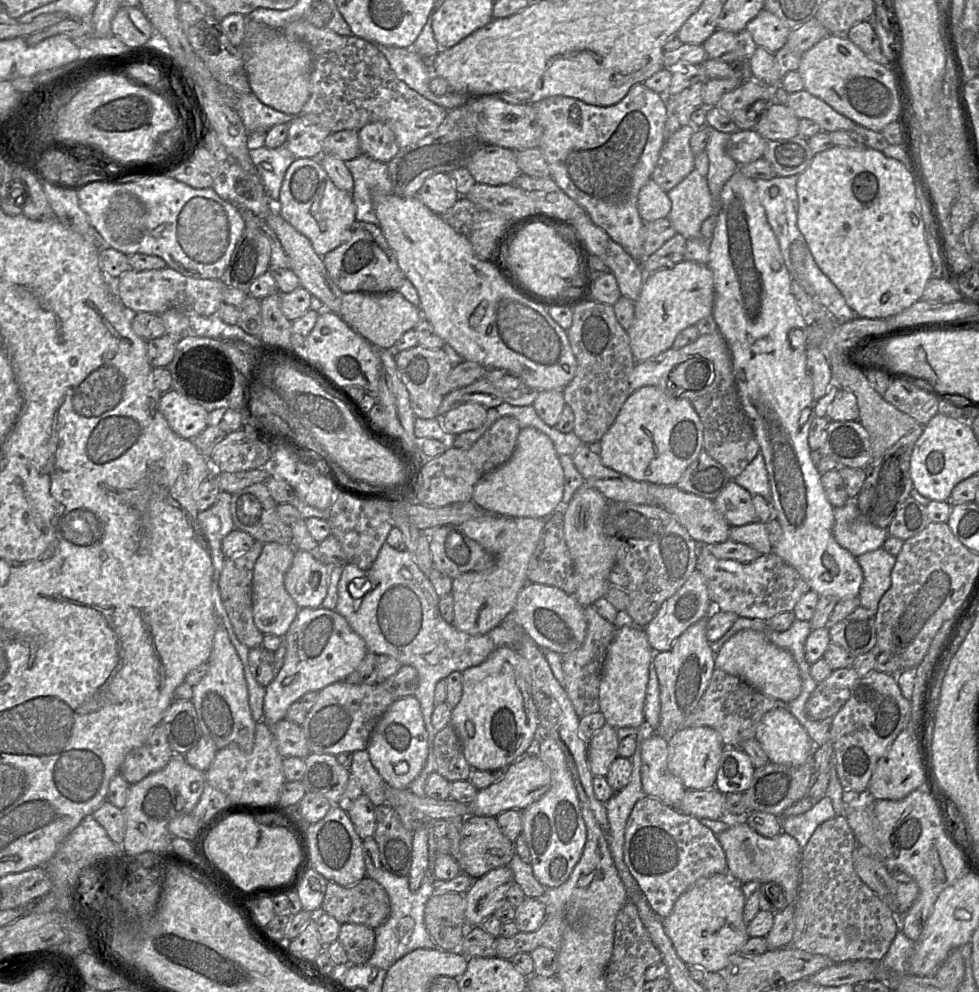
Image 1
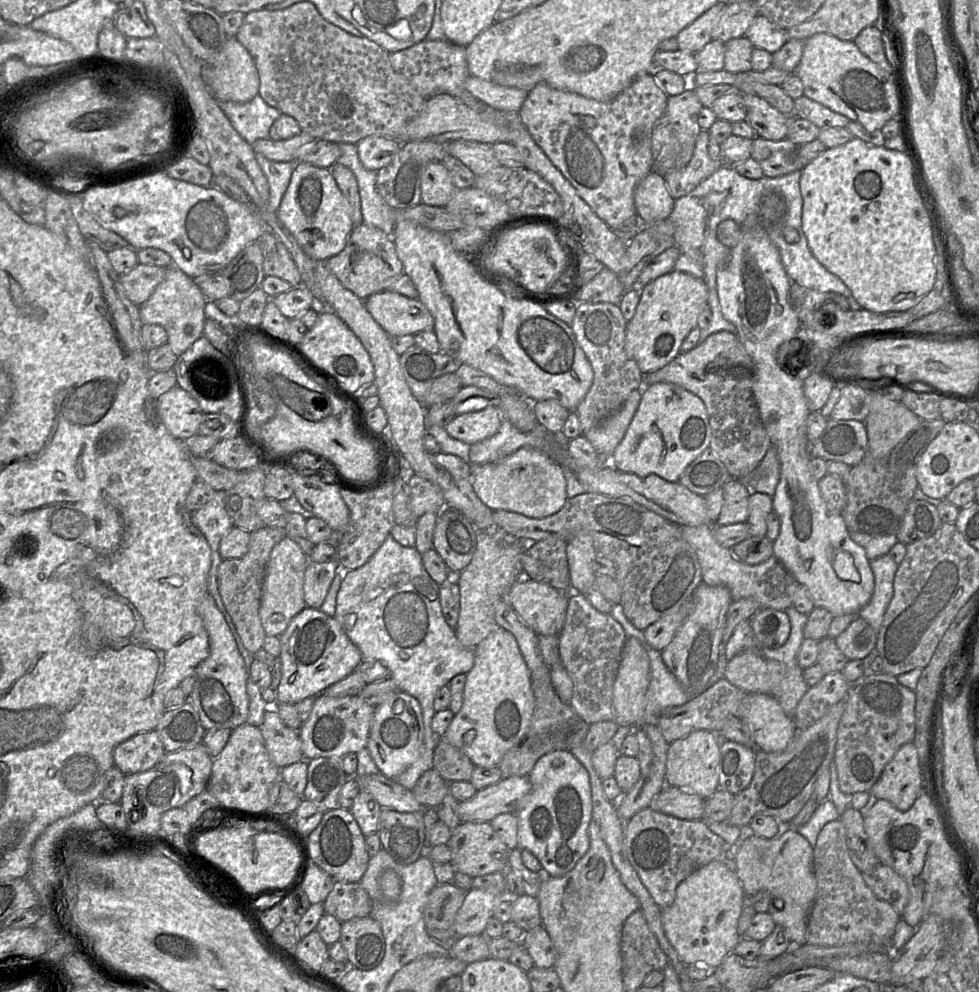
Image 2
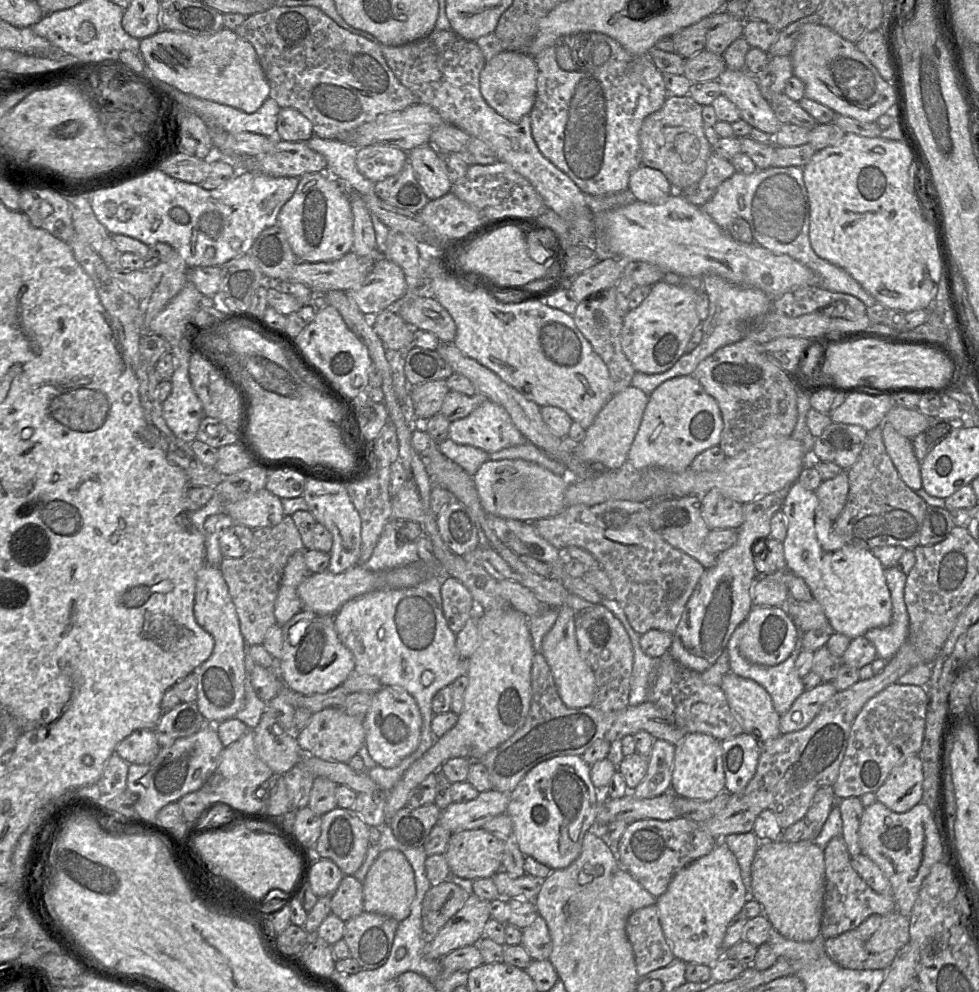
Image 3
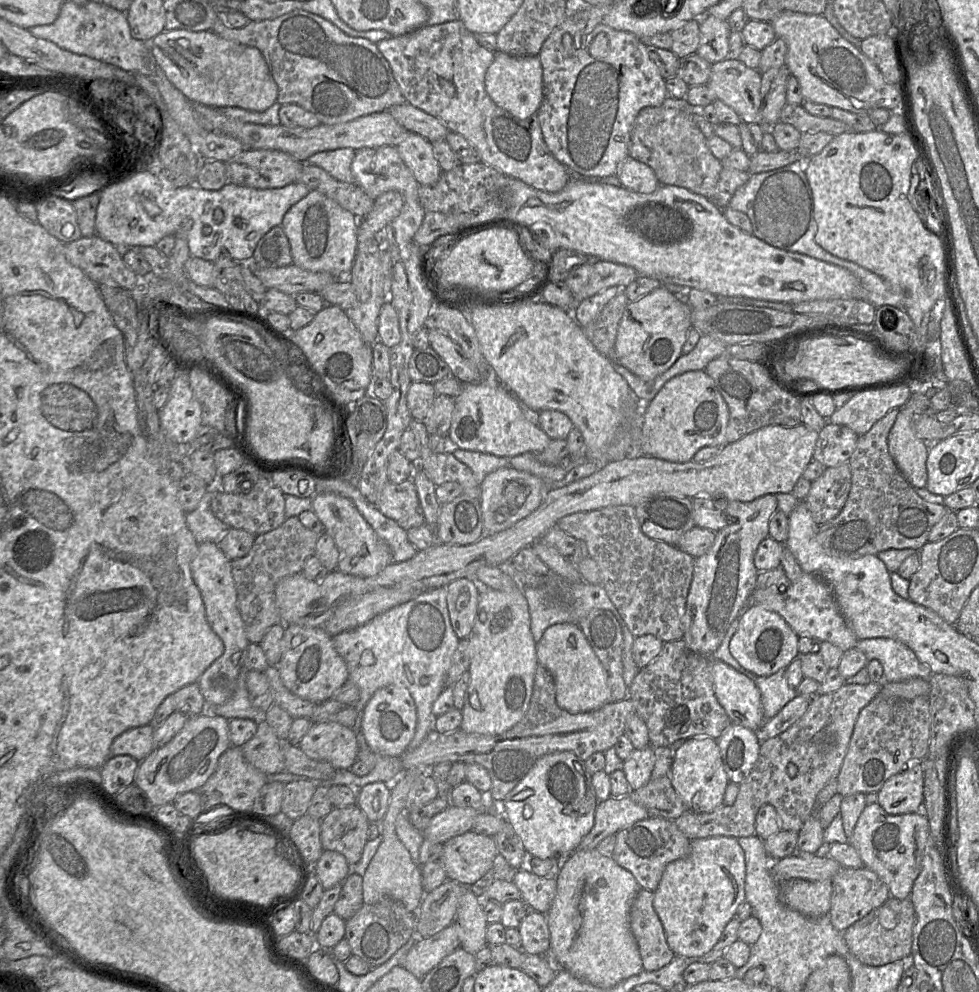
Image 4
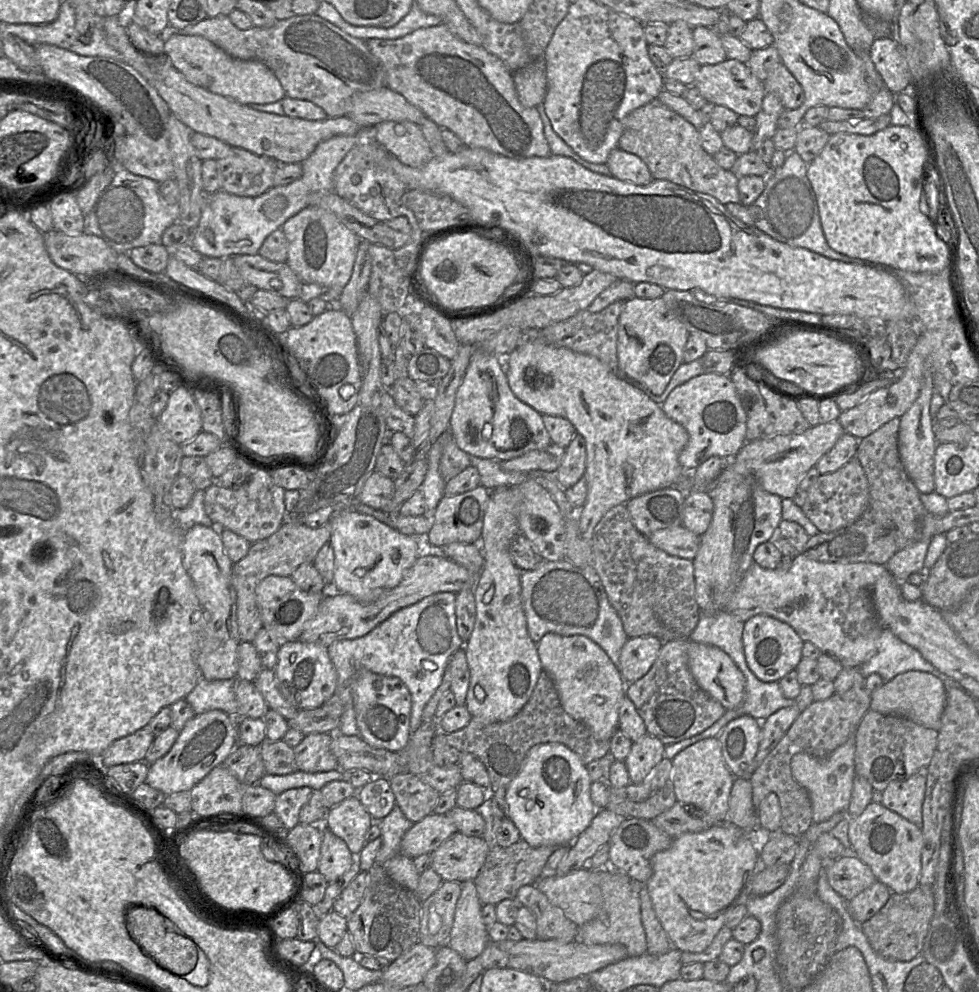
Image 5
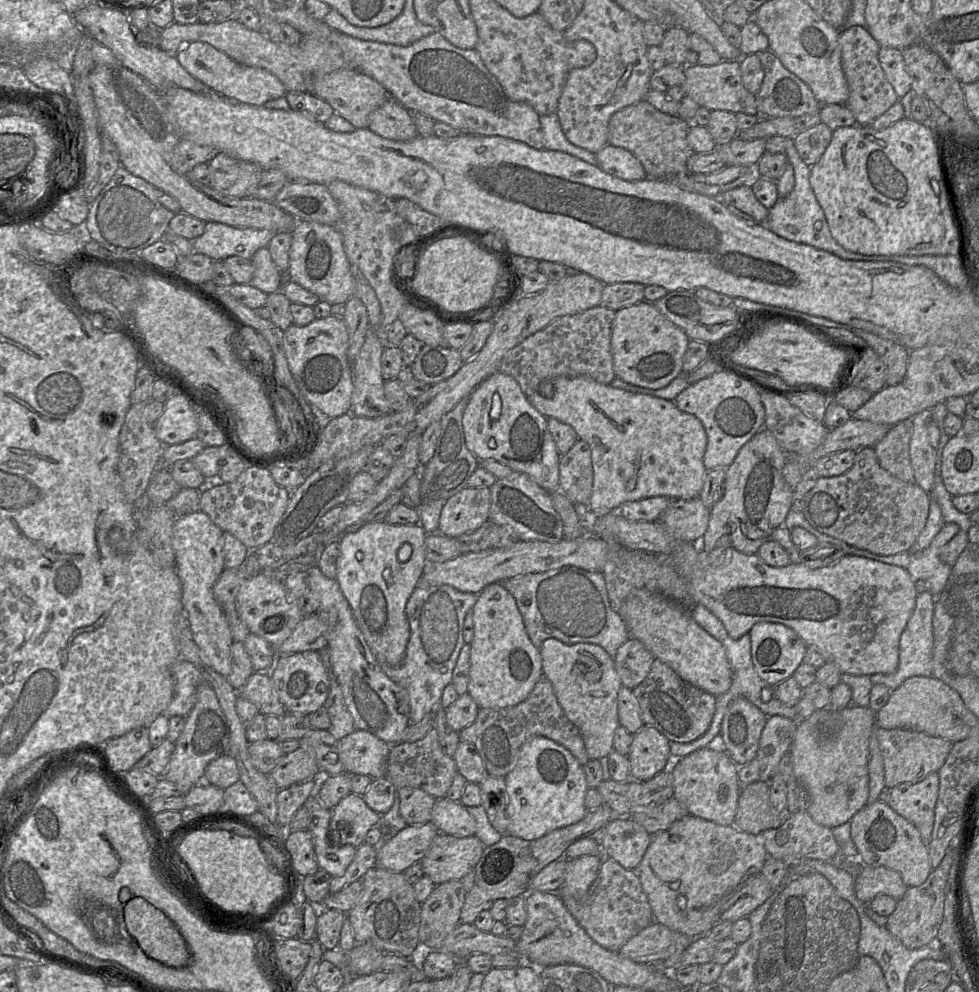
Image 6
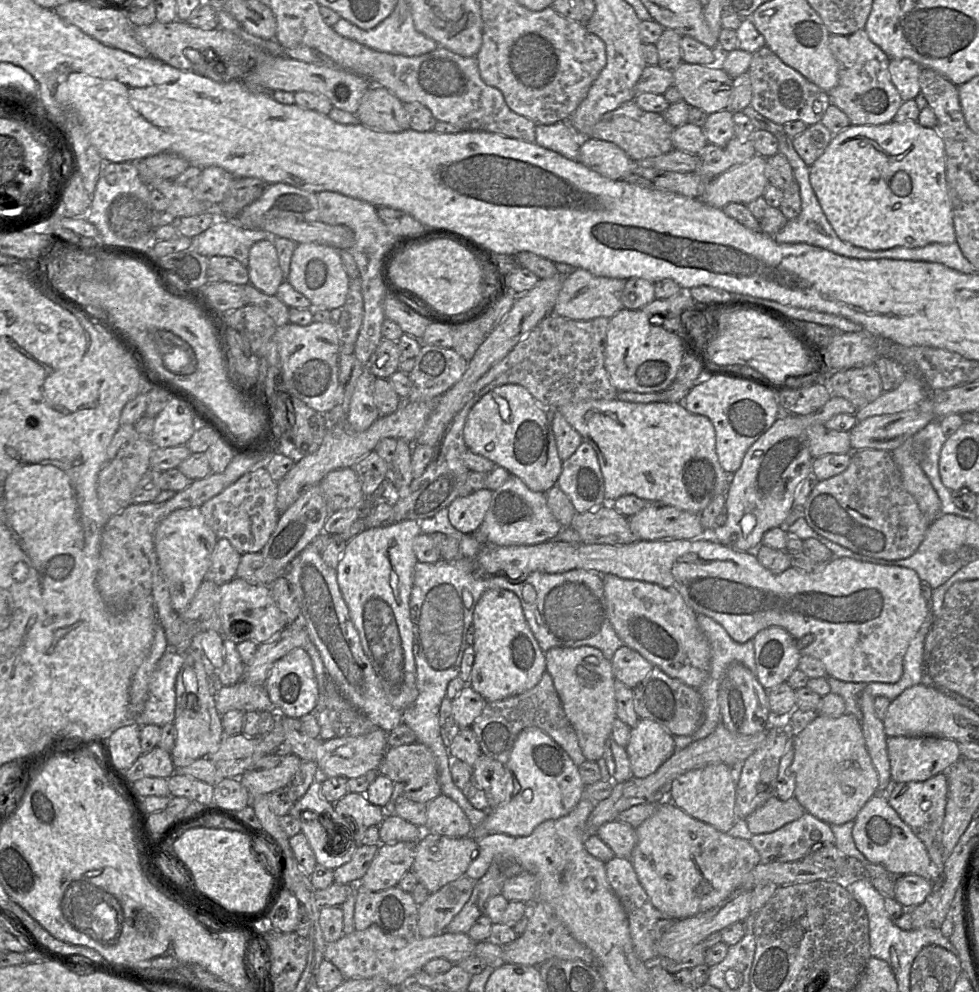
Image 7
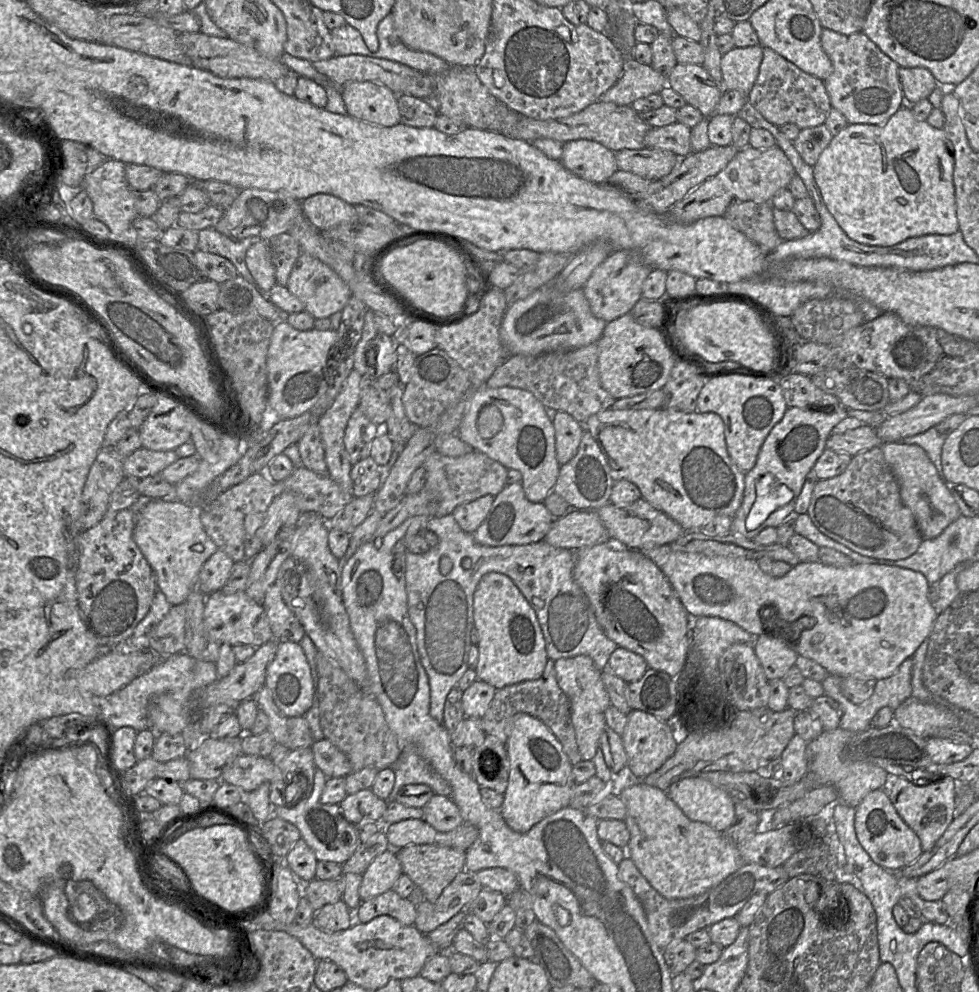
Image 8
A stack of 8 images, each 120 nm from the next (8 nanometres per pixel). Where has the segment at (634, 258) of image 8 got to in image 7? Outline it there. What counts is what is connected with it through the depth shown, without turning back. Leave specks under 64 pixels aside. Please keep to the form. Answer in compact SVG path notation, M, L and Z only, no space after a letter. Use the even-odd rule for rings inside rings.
M575 269L564 277L564 282L551 314L563 318L587 321L598 317L610 319L624 309L621 294L626 280L597 277L586 270Z

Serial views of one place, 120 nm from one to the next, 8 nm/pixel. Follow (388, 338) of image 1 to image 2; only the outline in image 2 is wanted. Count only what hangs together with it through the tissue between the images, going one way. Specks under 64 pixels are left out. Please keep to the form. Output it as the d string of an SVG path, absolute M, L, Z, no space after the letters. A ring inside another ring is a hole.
M376 292L364 300L373 319L389 336L415 335L434 330L434 318L418 298L408 298L396 292Z

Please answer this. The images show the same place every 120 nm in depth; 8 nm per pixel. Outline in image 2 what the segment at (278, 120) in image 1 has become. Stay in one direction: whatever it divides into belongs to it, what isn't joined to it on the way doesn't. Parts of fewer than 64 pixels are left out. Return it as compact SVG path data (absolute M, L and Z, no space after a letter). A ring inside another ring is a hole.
M258 94L245 103L219 102L236 132L249 144L269 138L269 130L281 112L269 106Z

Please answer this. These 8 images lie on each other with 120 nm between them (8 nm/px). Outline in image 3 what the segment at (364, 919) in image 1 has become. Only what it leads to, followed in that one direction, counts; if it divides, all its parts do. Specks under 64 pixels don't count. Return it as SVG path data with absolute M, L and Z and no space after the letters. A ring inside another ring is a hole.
M344 876L331 895L331 912L347 922L363 911L363 884L354 876Z

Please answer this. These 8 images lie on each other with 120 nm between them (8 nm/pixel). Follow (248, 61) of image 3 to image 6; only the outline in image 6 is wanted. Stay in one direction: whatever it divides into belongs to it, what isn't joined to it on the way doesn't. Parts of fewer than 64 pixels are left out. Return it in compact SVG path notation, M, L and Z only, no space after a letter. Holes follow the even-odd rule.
M196 41L183 46L181 44L176 59L195 79L220 95L240 103L263 106L266 102L285 96L287 93L283 83L271 72L240 64L206 42Z

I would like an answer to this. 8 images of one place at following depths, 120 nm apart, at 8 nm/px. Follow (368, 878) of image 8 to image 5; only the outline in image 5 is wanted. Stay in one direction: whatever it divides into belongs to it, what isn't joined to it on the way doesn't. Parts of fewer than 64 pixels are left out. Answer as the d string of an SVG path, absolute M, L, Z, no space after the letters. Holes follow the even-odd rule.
M431 813L407 830L399 854L409 858L430 854L455 833L457 828L447 815Z

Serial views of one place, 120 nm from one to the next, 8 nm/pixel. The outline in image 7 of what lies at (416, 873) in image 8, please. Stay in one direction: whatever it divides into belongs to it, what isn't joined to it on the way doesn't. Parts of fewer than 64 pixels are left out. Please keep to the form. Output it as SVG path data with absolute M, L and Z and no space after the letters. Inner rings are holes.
M424 832L415 843L415 856L411 871L429 893L434 893L445 884L466 874L470 863L476 858L477 848L477 841L473 837L448 837Z

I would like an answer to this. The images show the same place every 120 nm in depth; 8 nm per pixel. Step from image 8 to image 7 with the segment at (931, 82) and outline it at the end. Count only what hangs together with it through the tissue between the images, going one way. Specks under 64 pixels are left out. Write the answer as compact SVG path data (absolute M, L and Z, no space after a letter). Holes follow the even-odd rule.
M910 58L890 59L891 80L903 101L915 99L921 92L919 77L922 66Z

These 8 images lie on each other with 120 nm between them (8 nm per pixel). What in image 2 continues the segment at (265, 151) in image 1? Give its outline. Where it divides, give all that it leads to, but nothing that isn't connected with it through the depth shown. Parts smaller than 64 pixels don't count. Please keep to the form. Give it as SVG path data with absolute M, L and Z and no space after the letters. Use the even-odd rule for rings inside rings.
M255 153L255 158L269 185L270 211L277 213L281 200L289 185L295 163L275 162L267 159L261 153Z

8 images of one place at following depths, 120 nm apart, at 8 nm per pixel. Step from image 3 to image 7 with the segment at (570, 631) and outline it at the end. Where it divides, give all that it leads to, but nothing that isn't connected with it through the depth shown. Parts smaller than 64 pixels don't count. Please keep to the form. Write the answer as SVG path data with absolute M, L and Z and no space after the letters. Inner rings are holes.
M592 646L553 647L545 652L546 671L551 675L565 715L576 731L587 761L603 758L616 716L615 676L611 661Z

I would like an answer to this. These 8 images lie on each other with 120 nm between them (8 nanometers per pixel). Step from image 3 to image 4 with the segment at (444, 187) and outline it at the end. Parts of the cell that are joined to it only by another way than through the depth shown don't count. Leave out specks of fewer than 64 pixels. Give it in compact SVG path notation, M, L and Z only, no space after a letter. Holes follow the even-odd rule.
M410 132L396 148L420 186L433 185L439 180L442 170L430 141Z

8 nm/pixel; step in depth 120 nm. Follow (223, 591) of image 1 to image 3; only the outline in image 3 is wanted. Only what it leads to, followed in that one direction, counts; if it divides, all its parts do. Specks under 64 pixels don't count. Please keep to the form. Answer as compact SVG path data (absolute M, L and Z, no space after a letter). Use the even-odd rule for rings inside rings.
M284 516L274 527L254 529L251 546L242 557L222 559L219 568L228 586L246 645L263 646L266 632L277 625L274 608L285 566L293 554L305 550L291 516Z

